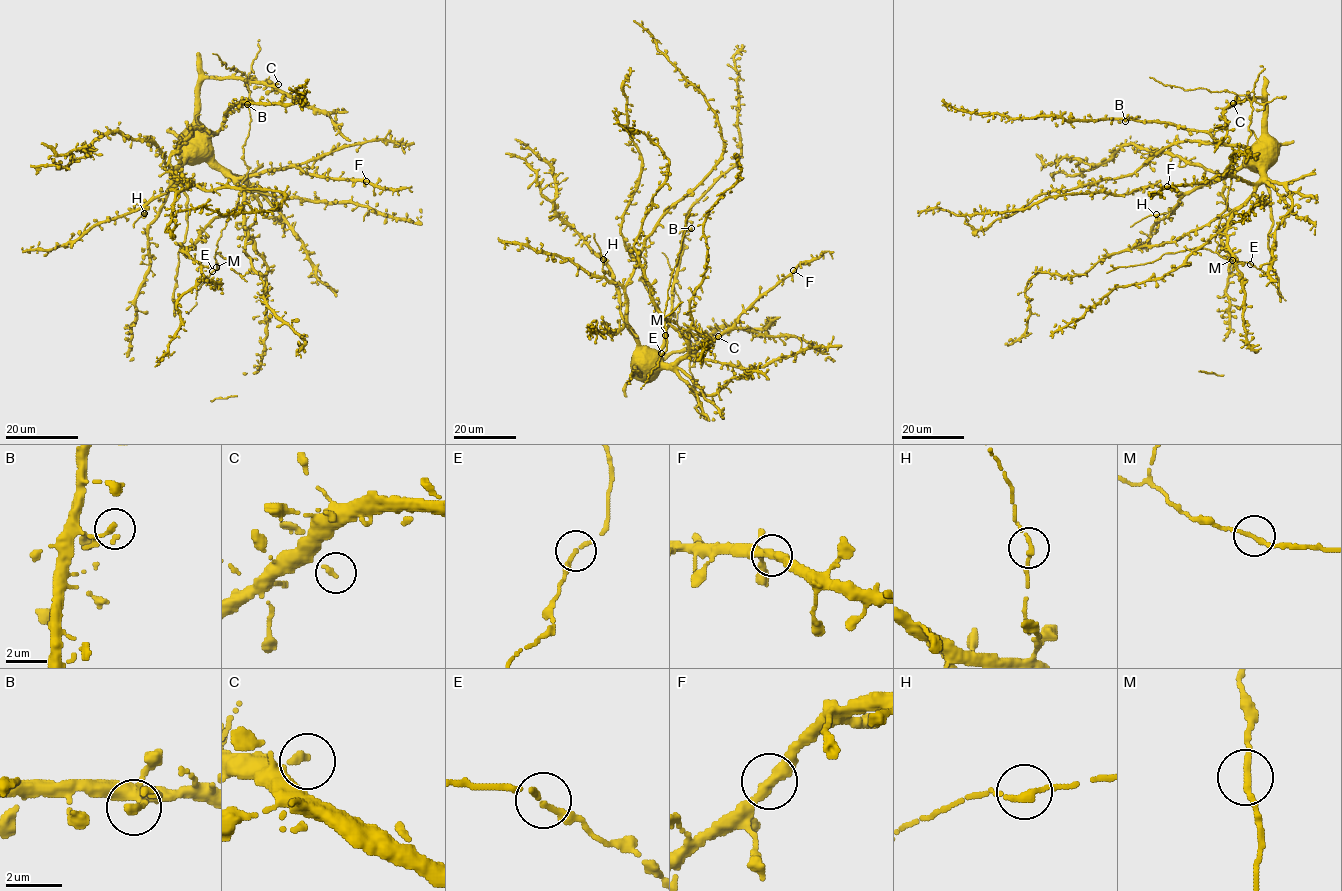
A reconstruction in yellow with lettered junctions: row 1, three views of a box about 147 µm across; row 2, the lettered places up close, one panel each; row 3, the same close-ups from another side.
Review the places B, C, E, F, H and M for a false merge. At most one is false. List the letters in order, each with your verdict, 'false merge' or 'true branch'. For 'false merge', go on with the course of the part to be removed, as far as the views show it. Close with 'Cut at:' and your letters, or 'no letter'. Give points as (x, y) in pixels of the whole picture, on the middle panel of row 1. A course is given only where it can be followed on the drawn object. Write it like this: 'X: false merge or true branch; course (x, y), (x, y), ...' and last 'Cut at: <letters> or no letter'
B: true branch
C: true branch
E: true branch
F: true branch
H: true branch
M: true branch
Cut at: no letter

